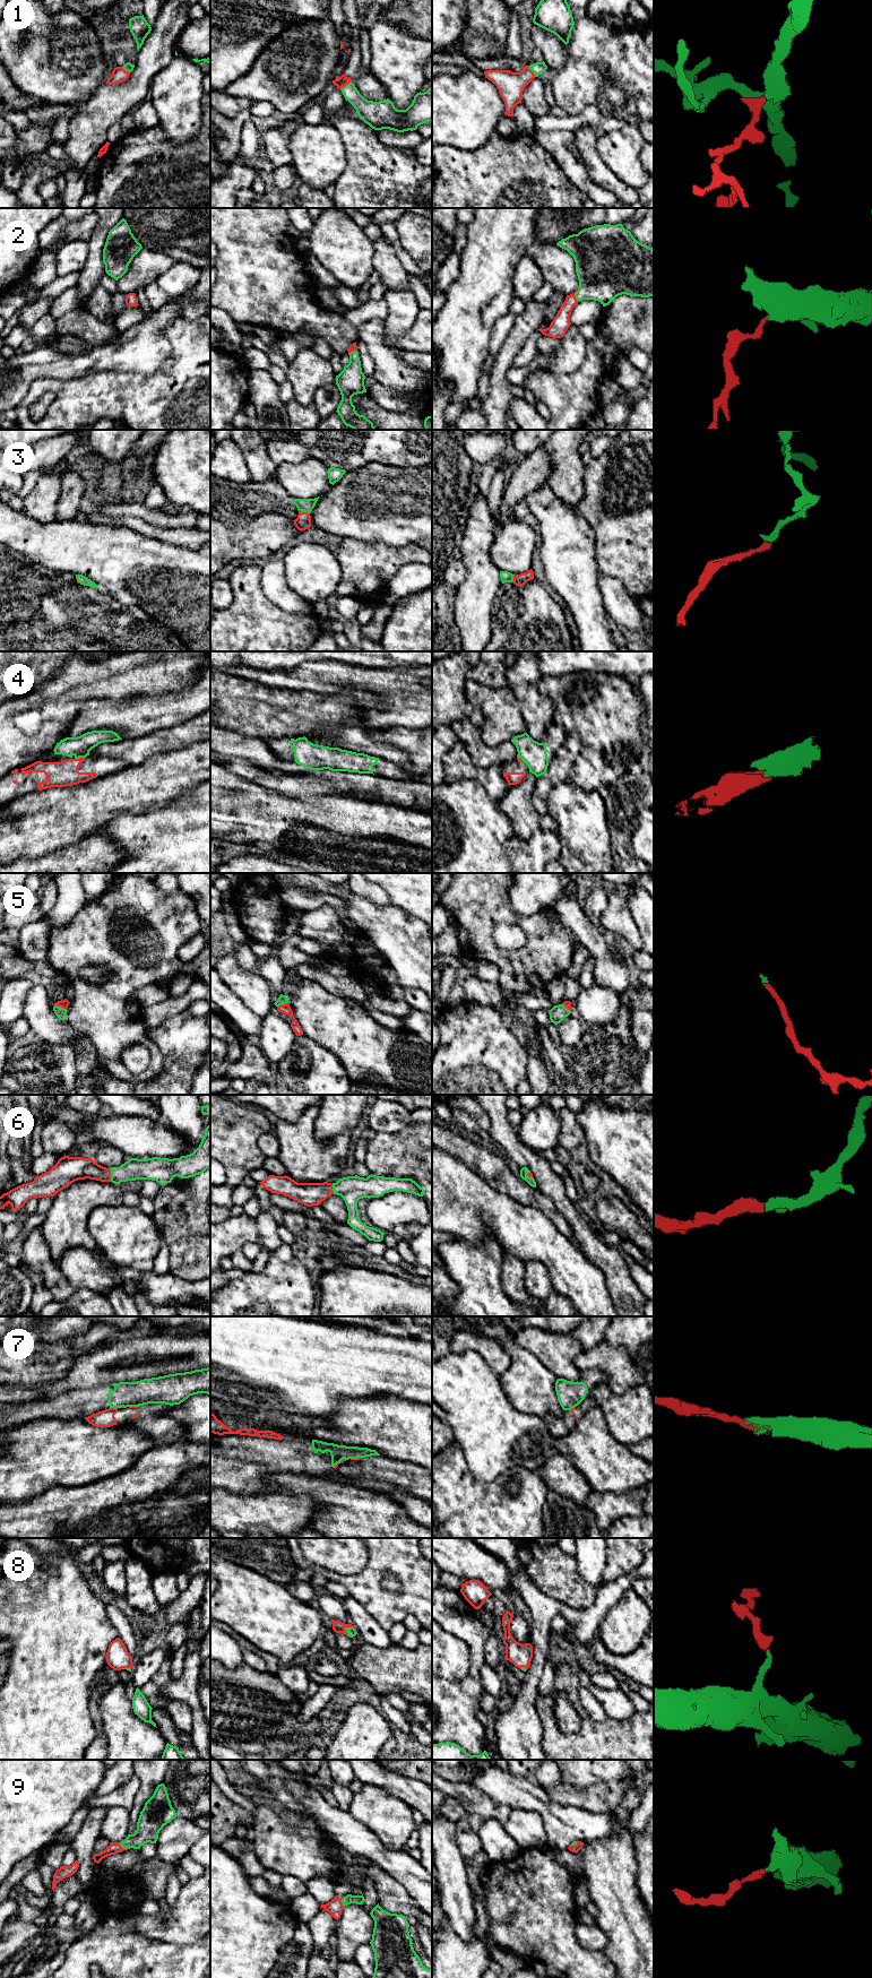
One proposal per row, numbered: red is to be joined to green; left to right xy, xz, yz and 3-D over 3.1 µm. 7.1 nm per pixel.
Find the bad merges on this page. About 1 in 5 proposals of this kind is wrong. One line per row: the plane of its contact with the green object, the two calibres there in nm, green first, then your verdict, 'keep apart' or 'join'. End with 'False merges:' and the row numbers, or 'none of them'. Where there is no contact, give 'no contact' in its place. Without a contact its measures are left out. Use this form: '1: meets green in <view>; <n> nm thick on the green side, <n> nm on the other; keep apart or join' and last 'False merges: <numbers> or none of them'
1: meets green in xz; 160 nm thick on the green side, 80 nm on the other; join
2: meets green in yz; 360 nm thick on the green side, 120 nm on the other; join
3: meets green in xz; 100 nm thick on the green side, 110 nm on the other; join
4: meets green in xy; 150 nm thick on the green side, 180 nm on the other; join
5: meets green in xy; 80 nm thick on the green side, 60 nm on the other; join
6: meets green in xy; 150 nm thick on the green side, 160 nm on the other; join
7: meets green in xy; 180 nm thick on the green side, 130 nm on the other; keep apart
8: meets green in xz; 70 nm thick on the green side, 80 nm on the other; join
9: meets green in xy; 170 nm thick on the green side, 80 nm on the other; join
False merges: 7

